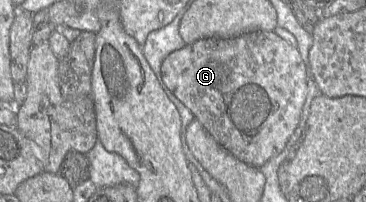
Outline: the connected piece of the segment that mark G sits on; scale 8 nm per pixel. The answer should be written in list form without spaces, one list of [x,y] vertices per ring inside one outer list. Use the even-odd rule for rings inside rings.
[[[253,31],[230,39],[197,40],[170,53],[161,65],[161,75],[169,90],[221,146],[257,168],[285,149],[300,122],[307,95],[306,69],[298,48],[273,31]]]

